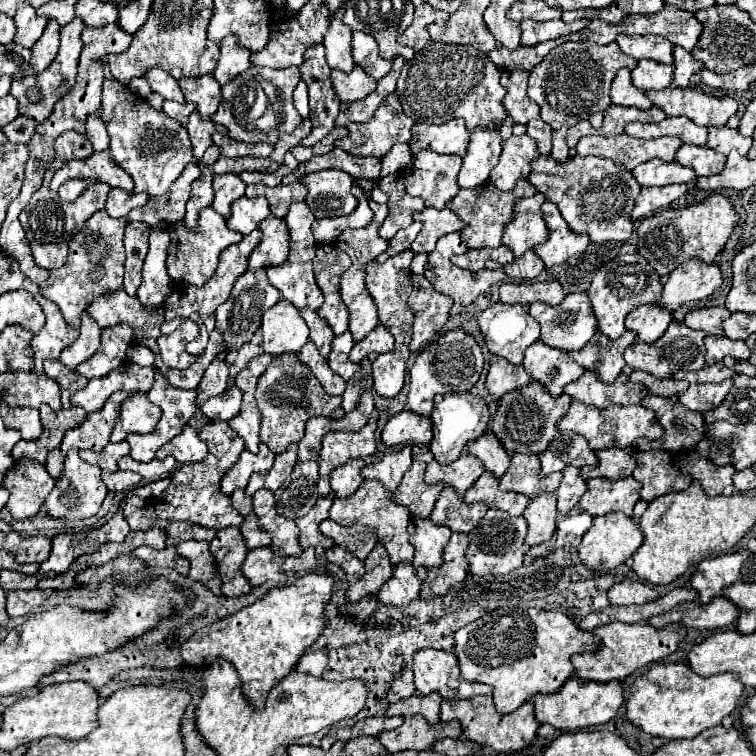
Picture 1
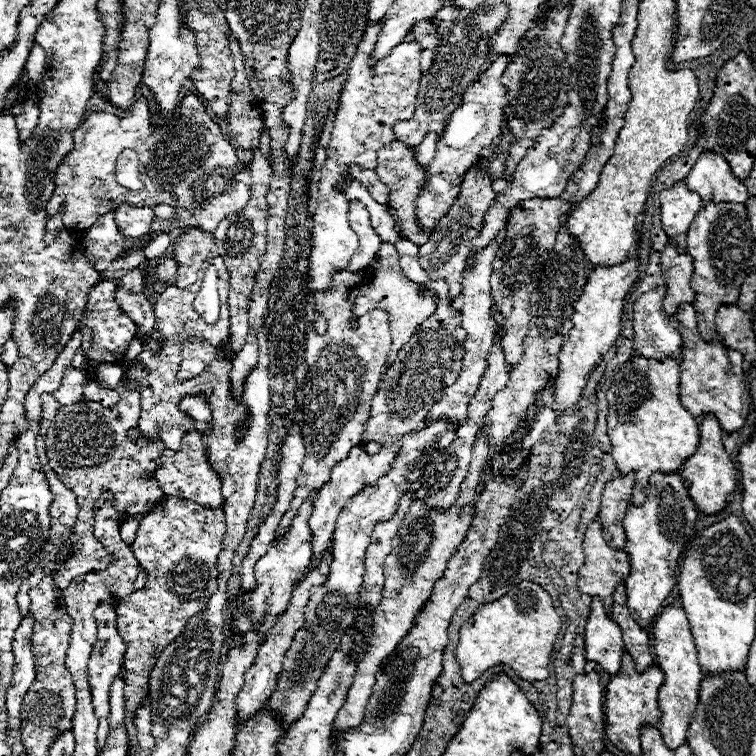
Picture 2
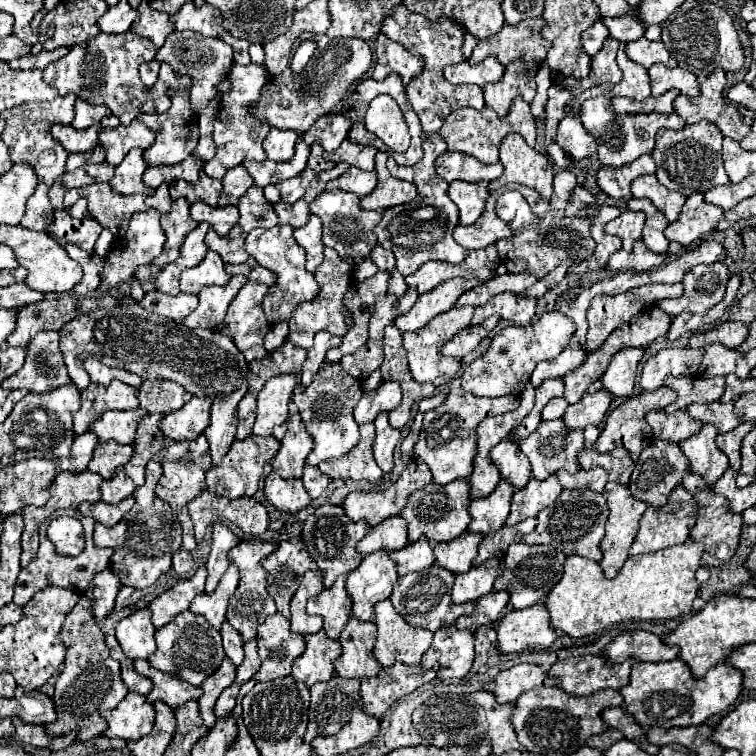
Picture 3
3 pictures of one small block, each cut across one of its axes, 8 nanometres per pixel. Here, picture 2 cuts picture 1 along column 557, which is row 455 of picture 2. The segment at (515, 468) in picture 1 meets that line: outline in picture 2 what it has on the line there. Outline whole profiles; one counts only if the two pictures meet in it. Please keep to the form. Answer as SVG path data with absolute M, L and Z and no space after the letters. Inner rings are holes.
M480 434L474 446L474 452L472 452L472 464L470 464L468 478L462 482L462 490L460 490L456 504L448 508L446 512L434 512L432 508L428 510L422 500L414 500L414 504L410 504L410 510L406 512L400 524L398 536L392 540L392 552L384 564L386 582L382 586L382 600L374 610L374 634L370 638L370 648L364 654L364 660L356 668L354 682L348 690L348 698L334 722L334 732L358 726L362 722L364 708L366 708L368 696L372 694L372 686L376 680L374 676L380 670L380 664L394 652L398 642L408 634L408 630L414 624L416 612L428 602L434 584L444 576L448 560L452 558L452 554L456 552L456 548L462 544L466 536L466 530L472 522L474 500L476 500L480 476L486 468L488 458L490 458L490 446L486 442L486 436Z

